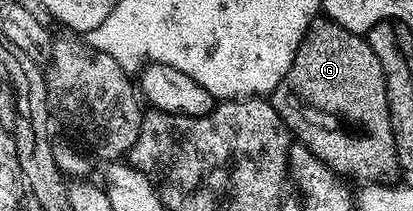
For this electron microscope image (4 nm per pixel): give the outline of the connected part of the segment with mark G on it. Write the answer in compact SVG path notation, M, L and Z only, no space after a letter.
M317 17L302 37L298 53L294 53L290 69L286 69L286 77L282 77L280 84L272 91L270 102L278 117L282 117L288 126L289 132L337 175L349 175L364 183L383 183L391 180L392 174L397 174L396 146L386 101L386 81L382 65L378 65L378 57L374 57L374 49L370 49L364 35L356 35L327 17Z

